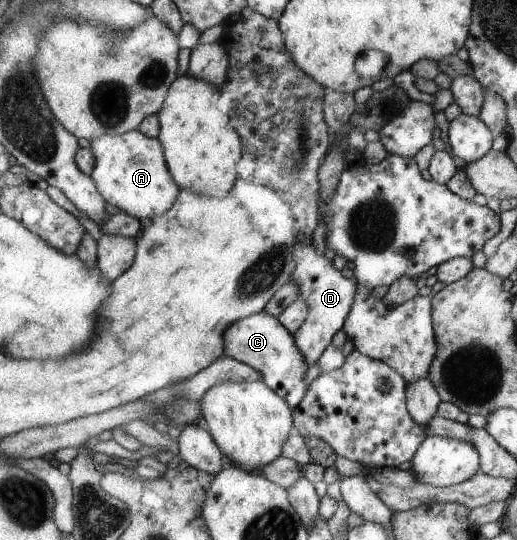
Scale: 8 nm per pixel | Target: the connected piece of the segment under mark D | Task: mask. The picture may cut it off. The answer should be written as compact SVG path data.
M313 234L305 244L298 241L294 245L293 255L297 260L297 267L291 280L298 285L299 298L304 299L310 307L308 319L293 335L306 362L312 366L331 345L334 334L345 327L354 299L357 298L357 282L346 278L336 269L333 261L328 260L324 253L318 252L317 246L313 243Z

